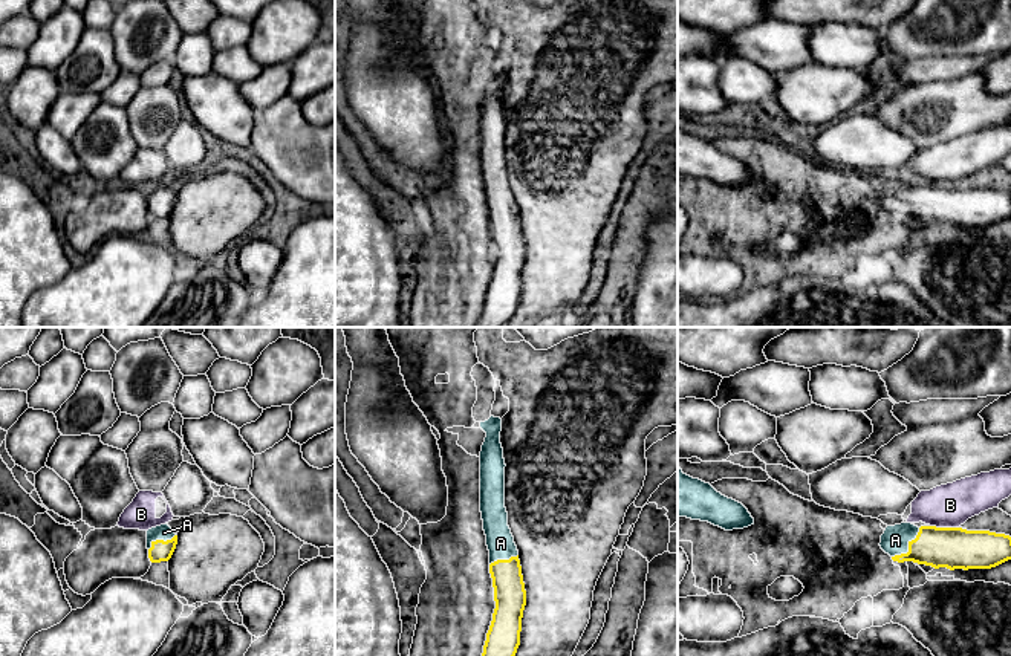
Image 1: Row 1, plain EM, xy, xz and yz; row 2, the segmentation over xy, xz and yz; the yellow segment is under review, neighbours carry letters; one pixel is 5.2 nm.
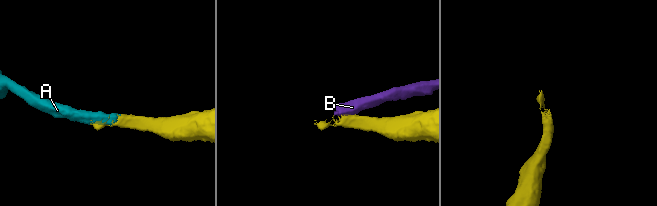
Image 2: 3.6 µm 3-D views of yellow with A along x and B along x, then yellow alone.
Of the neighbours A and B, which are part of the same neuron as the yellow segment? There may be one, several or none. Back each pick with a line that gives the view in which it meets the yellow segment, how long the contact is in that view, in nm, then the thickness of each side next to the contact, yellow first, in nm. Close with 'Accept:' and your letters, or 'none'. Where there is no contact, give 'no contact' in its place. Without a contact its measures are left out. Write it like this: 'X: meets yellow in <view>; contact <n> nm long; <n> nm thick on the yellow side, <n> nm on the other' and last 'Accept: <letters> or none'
A: meets yellow in yz; contact 220 nm long; 220 nm thick on the yellow side, 140 nm on the other
Accept: A

